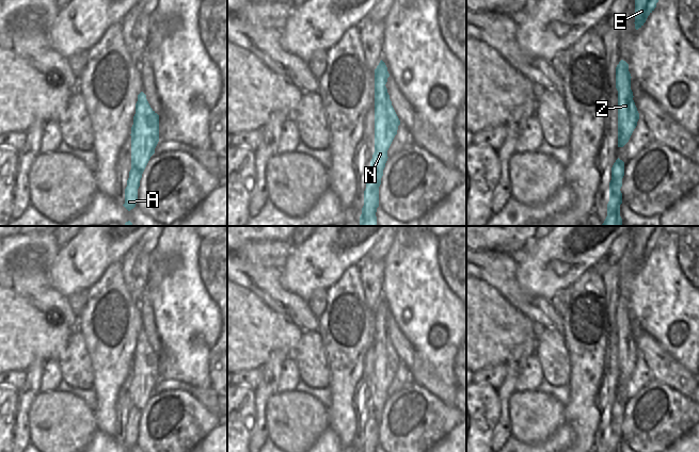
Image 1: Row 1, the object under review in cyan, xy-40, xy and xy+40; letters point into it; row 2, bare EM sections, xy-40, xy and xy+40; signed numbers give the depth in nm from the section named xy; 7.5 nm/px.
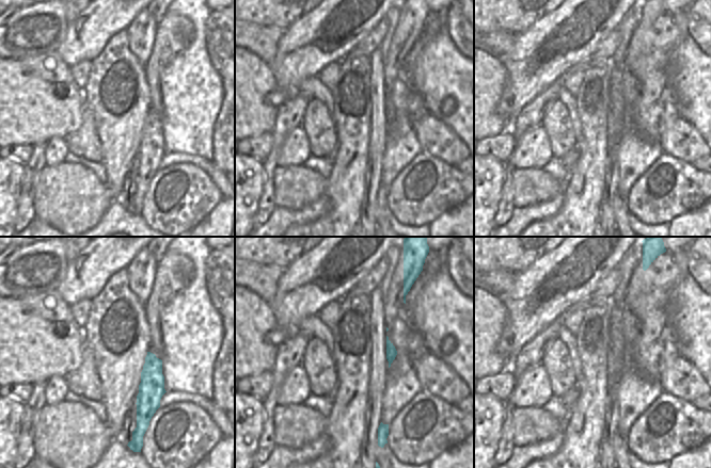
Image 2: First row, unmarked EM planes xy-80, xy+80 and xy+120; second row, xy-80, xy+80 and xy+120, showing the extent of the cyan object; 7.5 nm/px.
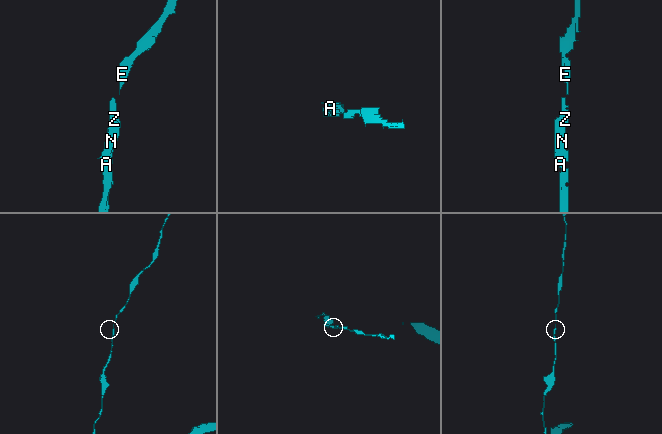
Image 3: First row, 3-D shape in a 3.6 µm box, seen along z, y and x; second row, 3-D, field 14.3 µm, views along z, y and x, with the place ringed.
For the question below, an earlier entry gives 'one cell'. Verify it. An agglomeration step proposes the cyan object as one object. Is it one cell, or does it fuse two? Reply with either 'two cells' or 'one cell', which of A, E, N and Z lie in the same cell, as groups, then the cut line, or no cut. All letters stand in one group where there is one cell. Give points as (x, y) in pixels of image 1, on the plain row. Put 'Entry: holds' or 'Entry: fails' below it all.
one cell; groups A E N Z; cut none
Entry: holds

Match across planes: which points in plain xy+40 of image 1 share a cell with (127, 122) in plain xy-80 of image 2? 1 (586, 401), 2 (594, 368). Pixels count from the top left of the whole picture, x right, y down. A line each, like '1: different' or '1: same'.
1: same
2: same

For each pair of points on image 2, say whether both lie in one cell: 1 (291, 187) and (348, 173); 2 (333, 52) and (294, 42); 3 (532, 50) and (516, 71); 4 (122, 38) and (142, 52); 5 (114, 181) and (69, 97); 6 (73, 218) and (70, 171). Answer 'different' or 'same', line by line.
1: different
2: same
3: same
4: different
5: different
6: same

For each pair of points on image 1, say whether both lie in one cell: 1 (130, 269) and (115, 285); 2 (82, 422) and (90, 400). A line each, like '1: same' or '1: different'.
1: different
2: different

